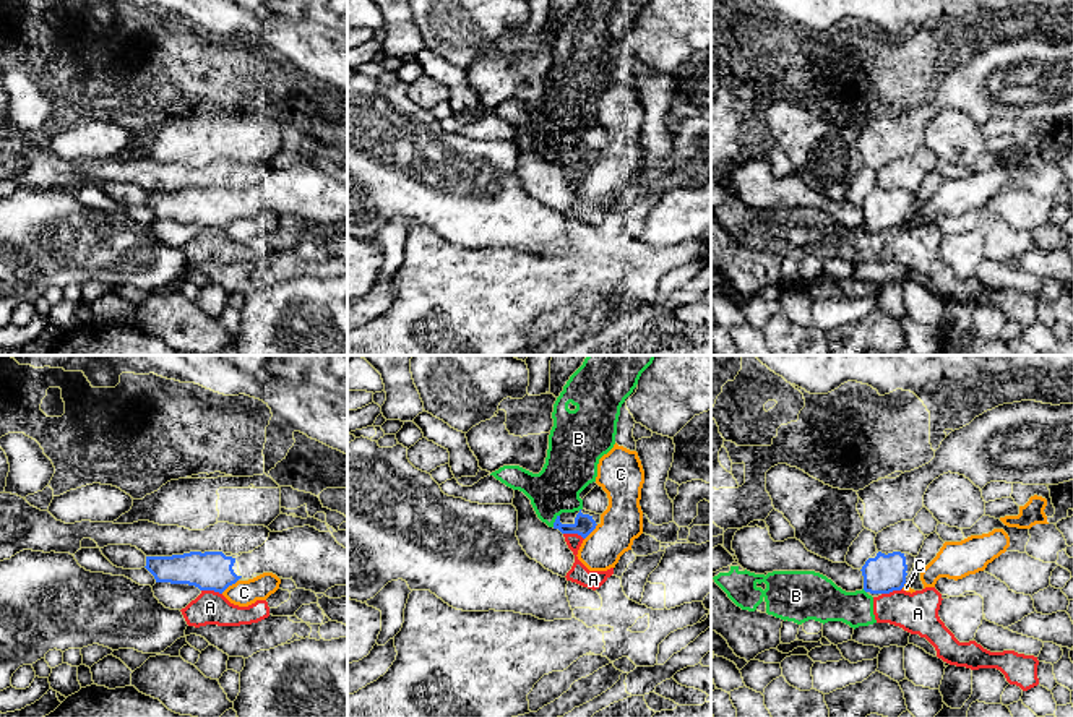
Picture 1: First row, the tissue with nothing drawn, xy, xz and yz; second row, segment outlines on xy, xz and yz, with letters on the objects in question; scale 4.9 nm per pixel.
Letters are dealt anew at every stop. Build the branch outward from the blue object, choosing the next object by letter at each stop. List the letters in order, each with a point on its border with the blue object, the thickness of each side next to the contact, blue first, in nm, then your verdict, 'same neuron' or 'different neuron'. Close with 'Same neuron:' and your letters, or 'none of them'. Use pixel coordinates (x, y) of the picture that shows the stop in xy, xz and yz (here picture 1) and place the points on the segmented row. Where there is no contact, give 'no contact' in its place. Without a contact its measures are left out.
A: contact xy (211, 589); calibres 190 and 170 nm; different neuron
B: contact xz (555, 521); calibres 100 and 240 nm; different neuron
C: contact xy (229, 584); calibres 190 and 130 nm; different neuron
Same neuron: none of them

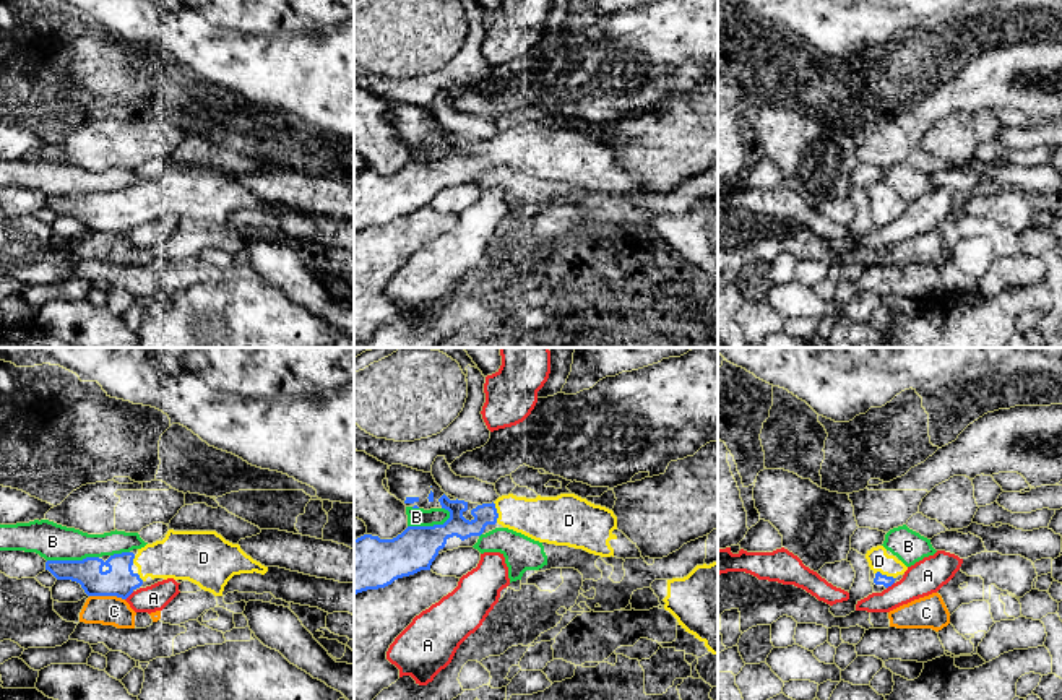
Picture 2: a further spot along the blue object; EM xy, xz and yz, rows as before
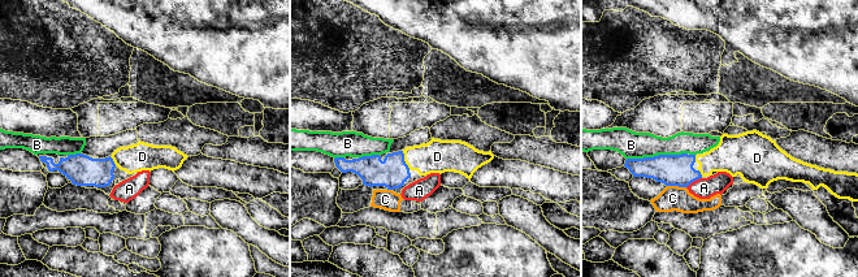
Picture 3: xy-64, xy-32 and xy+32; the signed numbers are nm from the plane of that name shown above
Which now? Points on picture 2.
A: contact xy (129, 595); calibres 160 and 130 nm; different neuron
B: contact xz (431, 527); calibres 220 and 100 nm; different neuron
C: contact xy (107, 595); calibres 160 and 140 nm; different neuron
D: contact xz (496, 512); calibres 110 and 220 nm; same neuron
Same neuron: D

